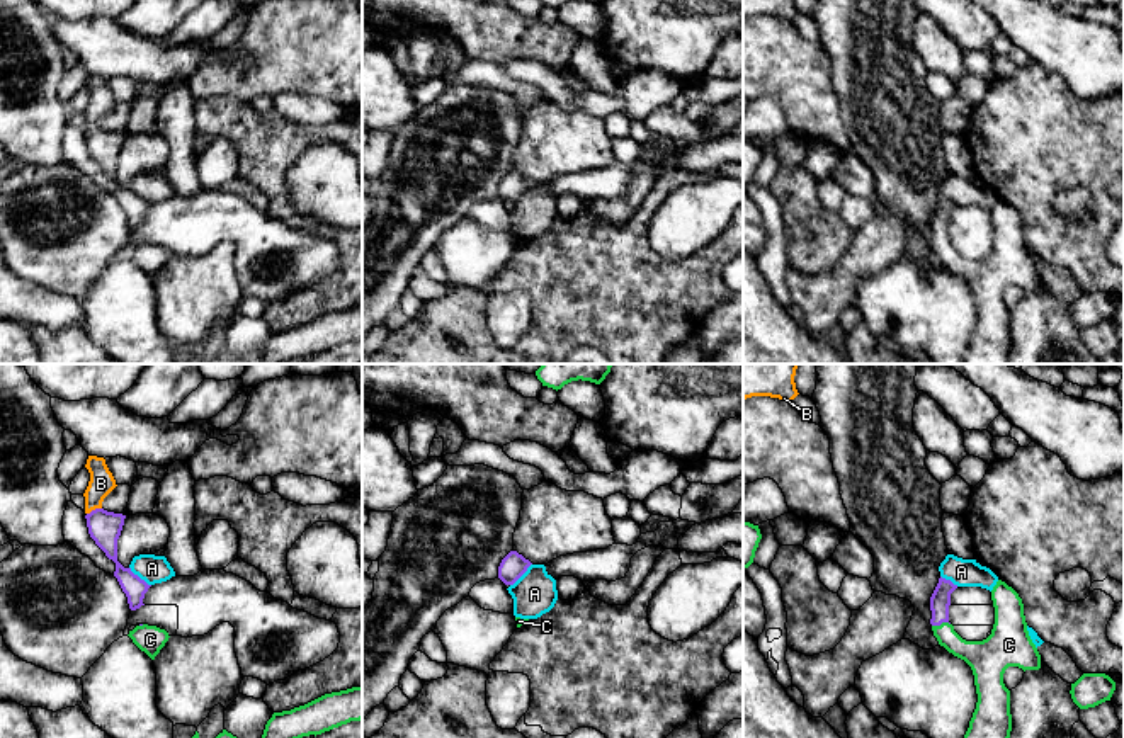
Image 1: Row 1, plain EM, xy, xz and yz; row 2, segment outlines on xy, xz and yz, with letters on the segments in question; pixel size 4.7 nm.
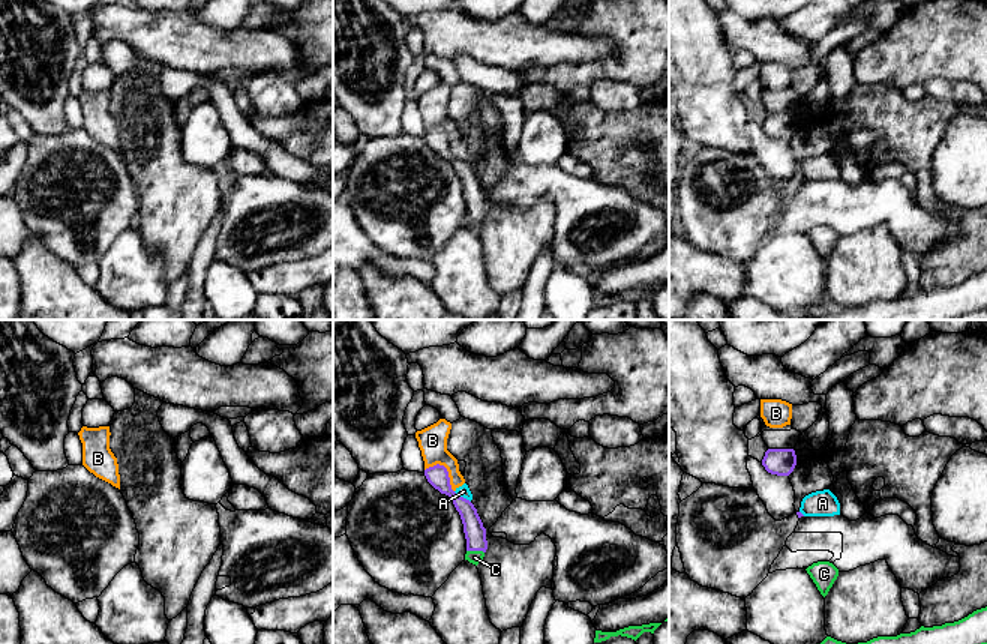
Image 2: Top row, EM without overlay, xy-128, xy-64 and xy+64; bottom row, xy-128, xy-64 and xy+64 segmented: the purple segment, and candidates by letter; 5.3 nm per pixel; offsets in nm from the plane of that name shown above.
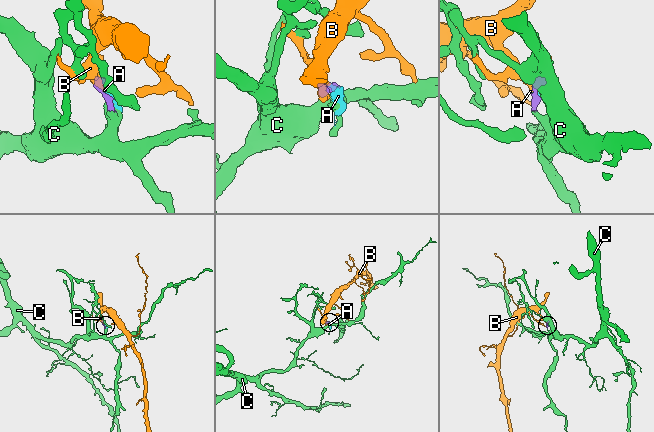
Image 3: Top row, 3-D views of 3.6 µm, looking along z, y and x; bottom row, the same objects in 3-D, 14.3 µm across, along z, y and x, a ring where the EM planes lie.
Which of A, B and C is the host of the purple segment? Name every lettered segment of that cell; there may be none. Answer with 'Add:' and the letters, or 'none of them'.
Add: C

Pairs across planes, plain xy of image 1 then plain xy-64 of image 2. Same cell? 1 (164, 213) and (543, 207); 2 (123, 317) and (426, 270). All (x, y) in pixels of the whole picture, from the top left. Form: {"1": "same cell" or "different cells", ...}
{"1": "different cells", "2": "different cells"}

